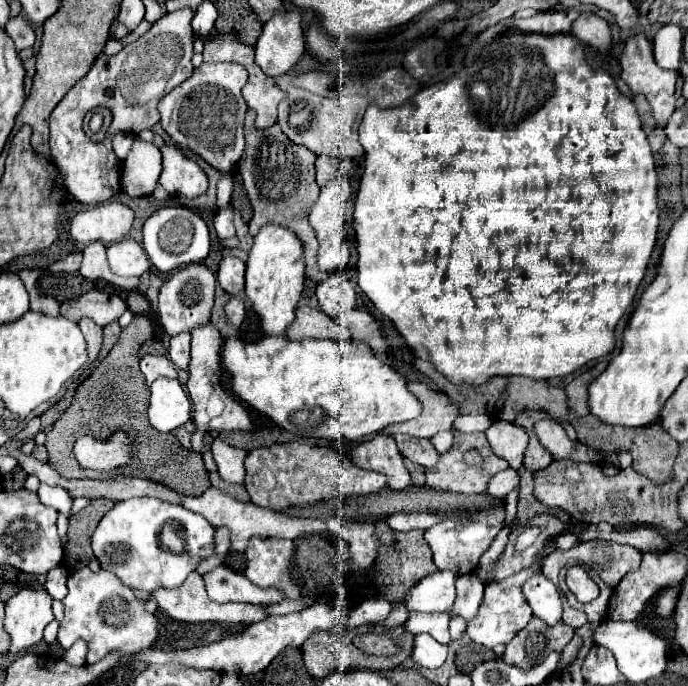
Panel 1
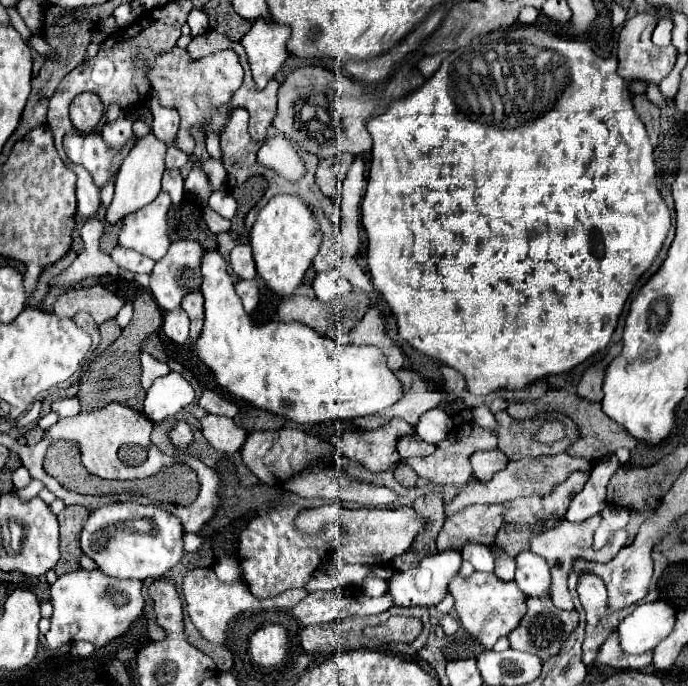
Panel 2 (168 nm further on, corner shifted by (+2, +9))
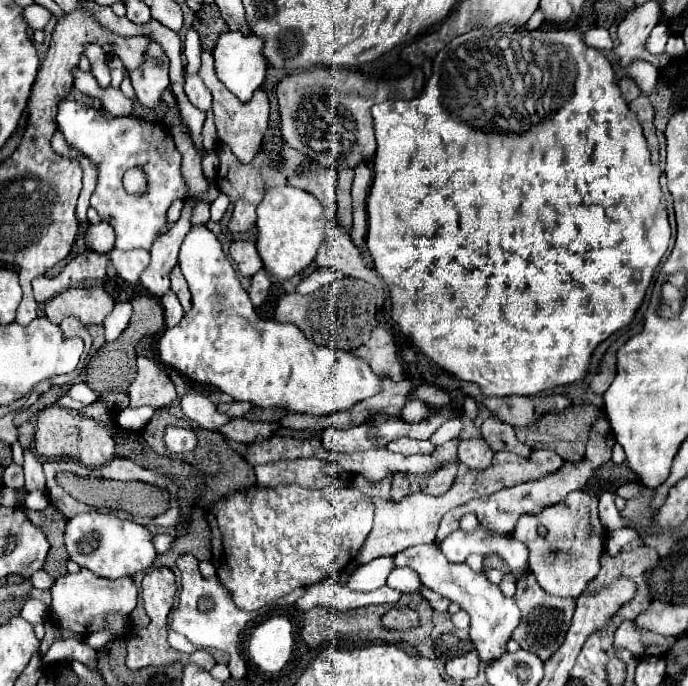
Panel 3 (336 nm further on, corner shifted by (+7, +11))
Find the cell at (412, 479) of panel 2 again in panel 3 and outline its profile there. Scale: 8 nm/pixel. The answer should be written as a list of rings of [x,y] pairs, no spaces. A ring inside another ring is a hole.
[[[394,474],[392,476],[392,490],[390,490],[390,500],[402,500],[410,492],[410,482],[404,474]]]

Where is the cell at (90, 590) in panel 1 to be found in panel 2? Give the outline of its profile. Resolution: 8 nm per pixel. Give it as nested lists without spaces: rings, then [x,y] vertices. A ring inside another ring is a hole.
[[[75,570],[59,576],[51,586],[53,616],[51,628],[45,634],[47,648],[57,652],[57,648],[67,646],[75,640],[87,640],[95,648],[107,646],[111,640],[123,636],[135,620],[145,612],[143,582],[141,580],[119,580],[103,574],[101,570]]]

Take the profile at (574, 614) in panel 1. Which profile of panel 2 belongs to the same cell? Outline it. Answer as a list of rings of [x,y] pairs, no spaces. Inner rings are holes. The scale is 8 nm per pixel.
[[[599,516],[589,518],[589,522],[583,522],[583,524],[571,524],[571,522],[563,520],[557,528],[545,530],[545,532],[541,532],[539,536],[535,536],[531,540],[531,552],[543,556],[547,560],[549,568],[551,568],[551,578],[553,578],[553,584],[551,584],[551,600],[553,600],[553,604],[559,610],[571,610],[573,608],[571,606],[571,598],[567,598],[569,558],[587,558],[587,560],[593,560],[593,562],[609,562],[623,546],[627,546],[627,530],[619,530],[607,546],[603,546],[601,550],[593,550],[593,534],[595,534],[597,524],[599,524]]]

